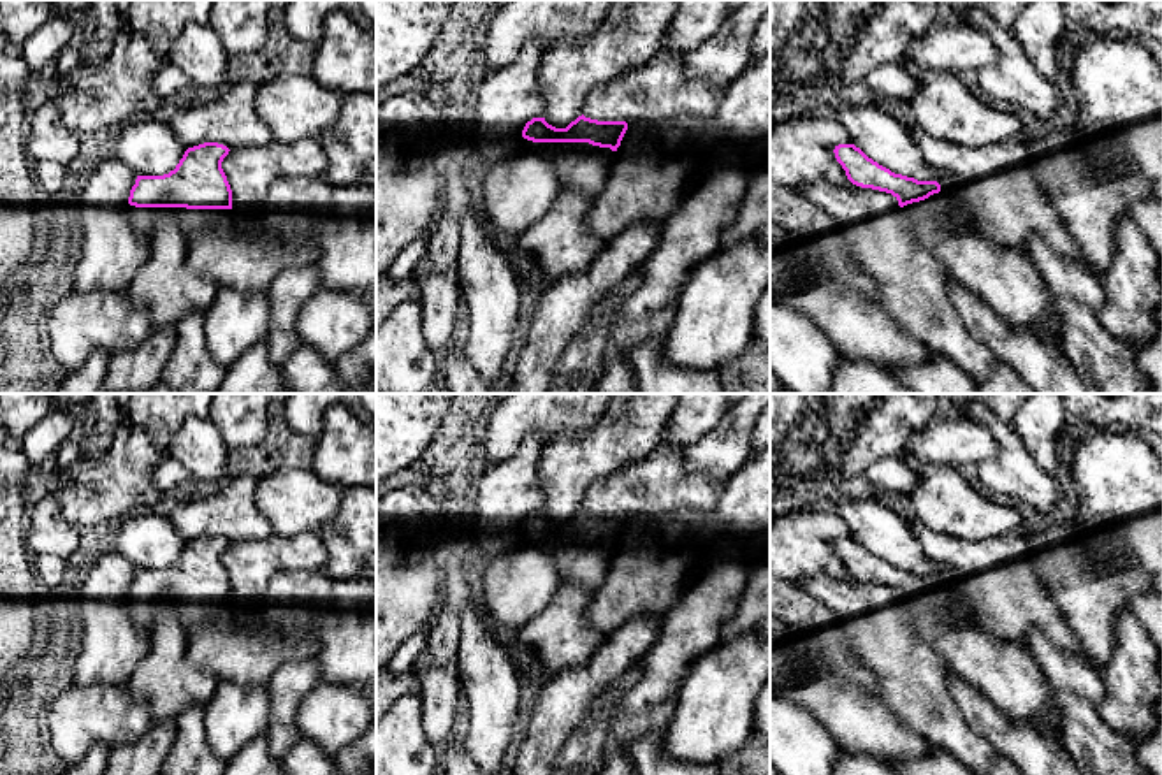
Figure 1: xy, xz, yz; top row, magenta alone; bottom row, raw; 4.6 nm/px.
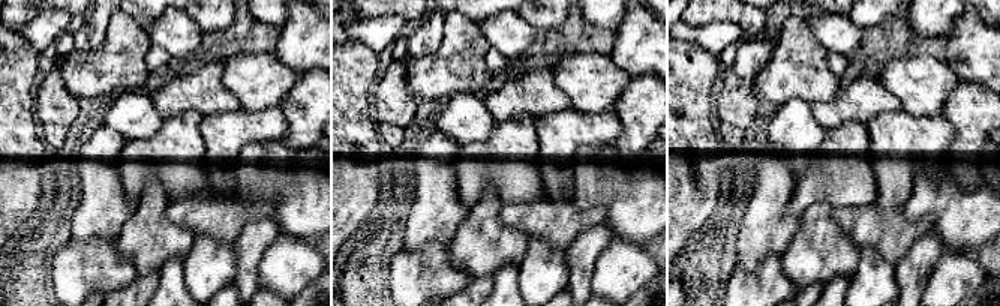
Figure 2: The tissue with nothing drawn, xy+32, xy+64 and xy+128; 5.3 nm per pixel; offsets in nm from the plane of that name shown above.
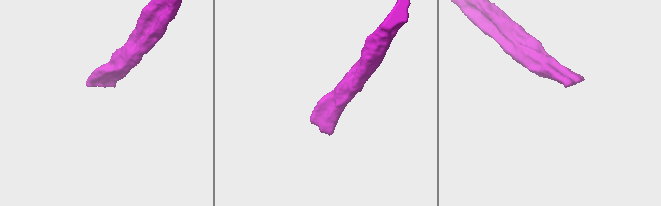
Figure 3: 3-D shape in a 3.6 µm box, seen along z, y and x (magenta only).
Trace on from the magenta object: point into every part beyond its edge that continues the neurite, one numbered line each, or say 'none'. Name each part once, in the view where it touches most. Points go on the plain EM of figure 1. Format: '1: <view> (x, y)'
1: xz (584, 561)

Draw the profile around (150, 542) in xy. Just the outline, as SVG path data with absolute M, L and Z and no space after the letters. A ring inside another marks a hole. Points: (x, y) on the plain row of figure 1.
M142 511L123 520L113 550L137 569L163 569L176 562L185 545L171 517Z

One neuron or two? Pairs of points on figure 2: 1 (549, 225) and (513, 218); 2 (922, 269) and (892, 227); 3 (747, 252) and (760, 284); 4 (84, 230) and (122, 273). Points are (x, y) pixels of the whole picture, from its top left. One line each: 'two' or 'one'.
1: one
2: two
3: two
4: two

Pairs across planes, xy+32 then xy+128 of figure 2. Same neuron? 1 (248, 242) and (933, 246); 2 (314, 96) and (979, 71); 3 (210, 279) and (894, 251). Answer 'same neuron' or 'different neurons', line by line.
1: same neuron
2: different neurons
3: different neurons

